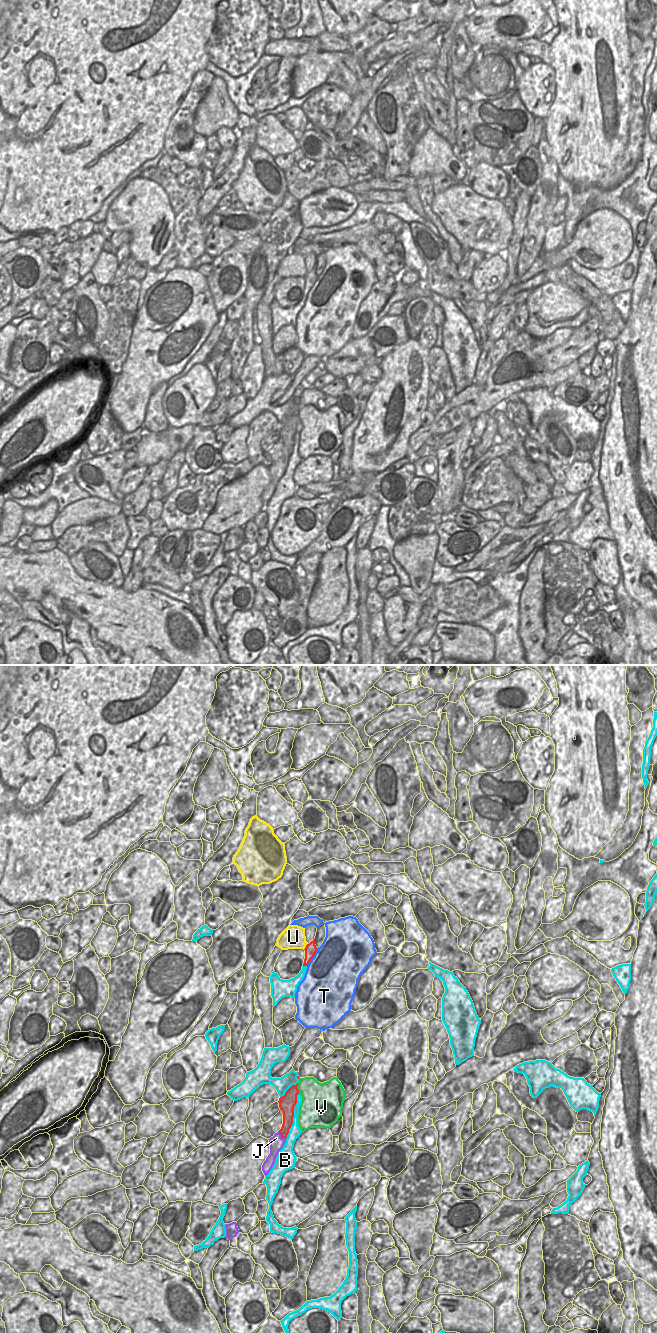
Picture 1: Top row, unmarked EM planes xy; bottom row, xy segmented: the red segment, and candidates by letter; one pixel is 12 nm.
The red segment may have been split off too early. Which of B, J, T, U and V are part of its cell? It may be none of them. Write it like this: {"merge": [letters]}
{"merge": ["J"]}

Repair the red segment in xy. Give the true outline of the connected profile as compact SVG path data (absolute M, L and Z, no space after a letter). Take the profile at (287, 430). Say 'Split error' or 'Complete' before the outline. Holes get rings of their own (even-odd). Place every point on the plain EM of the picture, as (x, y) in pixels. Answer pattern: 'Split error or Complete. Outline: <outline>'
Split error. Outline: M298 411L296 413L292 413L286 419L285 423L279 426L278 431L279 436L283 441L283 452L281 457L275 461L273 465L268 467L270 471L270 482L262 493L262 499L265 504L268 503L272 497L275 487L279 479L283 476L289 461L289 457L293 452L294 435L297 431L297 423L299 422L297 414Z

